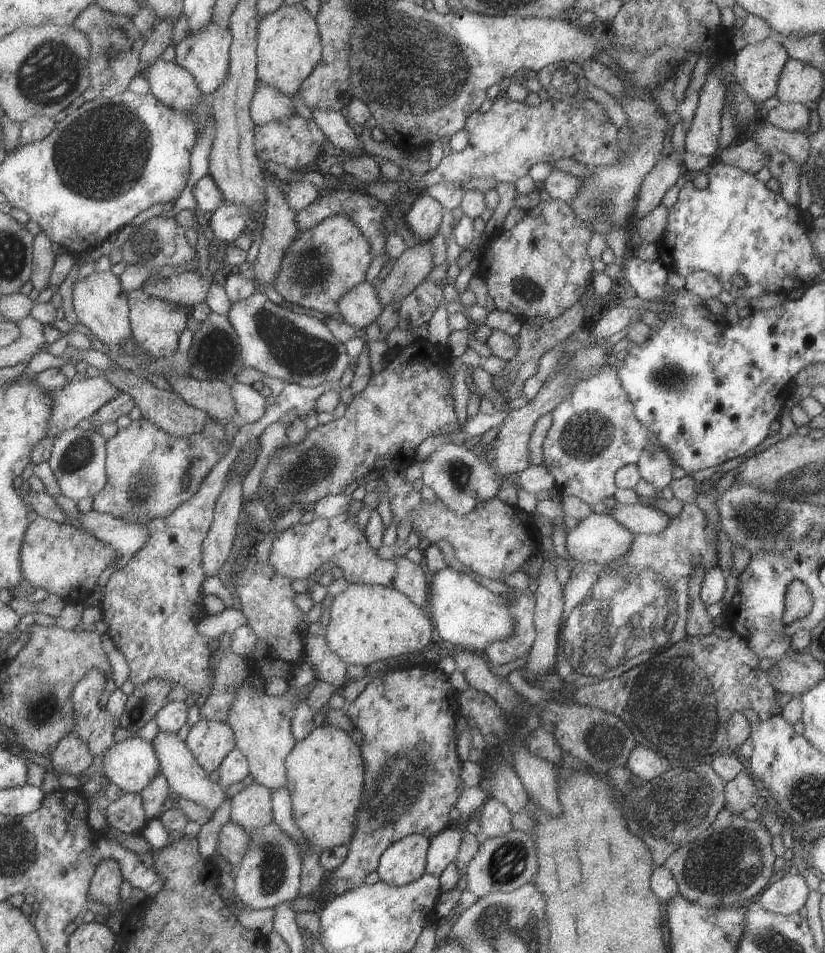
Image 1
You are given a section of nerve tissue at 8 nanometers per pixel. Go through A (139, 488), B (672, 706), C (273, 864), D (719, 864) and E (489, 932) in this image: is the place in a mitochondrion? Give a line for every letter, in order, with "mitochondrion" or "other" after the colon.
A: mitochondrion
B: mitochondrion
C: mitochondrion
D: mitochondrion
E: mitochondrion

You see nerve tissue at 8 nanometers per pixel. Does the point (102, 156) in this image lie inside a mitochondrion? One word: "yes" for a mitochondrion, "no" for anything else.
yes

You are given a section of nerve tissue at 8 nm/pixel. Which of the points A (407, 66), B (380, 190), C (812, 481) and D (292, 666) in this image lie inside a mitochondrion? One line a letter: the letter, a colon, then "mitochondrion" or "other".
A: mitochondrion
B: mitochondrion
C: mitochondrion
D: other

